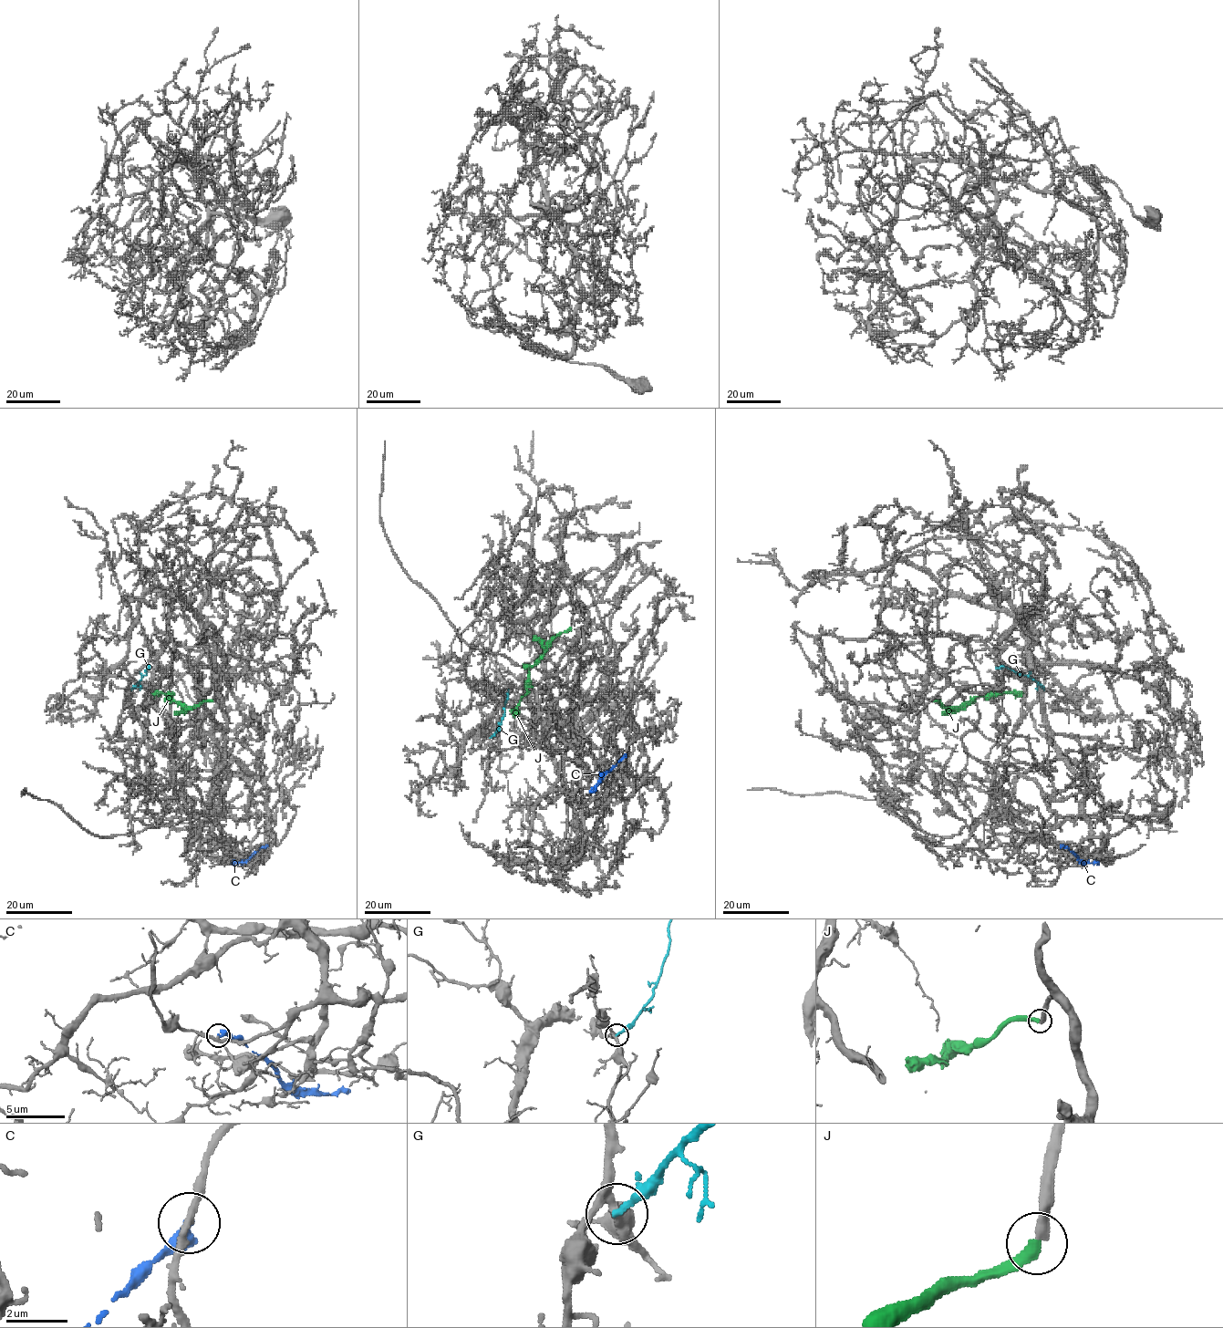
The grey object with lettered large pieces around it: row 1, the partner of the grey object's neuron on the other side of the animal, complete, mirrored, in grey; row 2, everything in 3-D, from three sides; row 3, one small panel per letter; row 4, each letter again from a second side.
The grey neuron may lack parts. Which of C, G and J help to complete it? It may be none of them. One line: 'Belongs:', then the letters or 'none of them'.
Belongs: J

